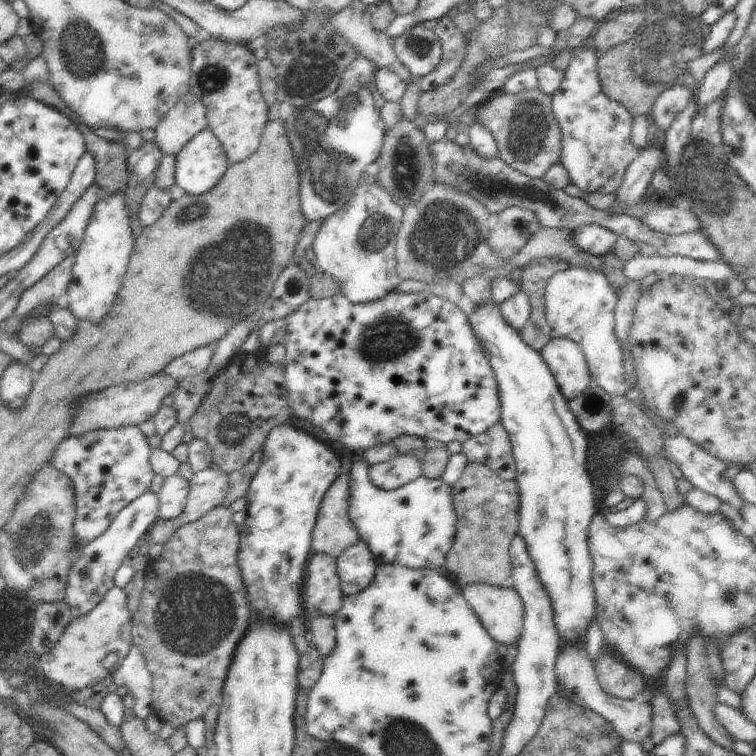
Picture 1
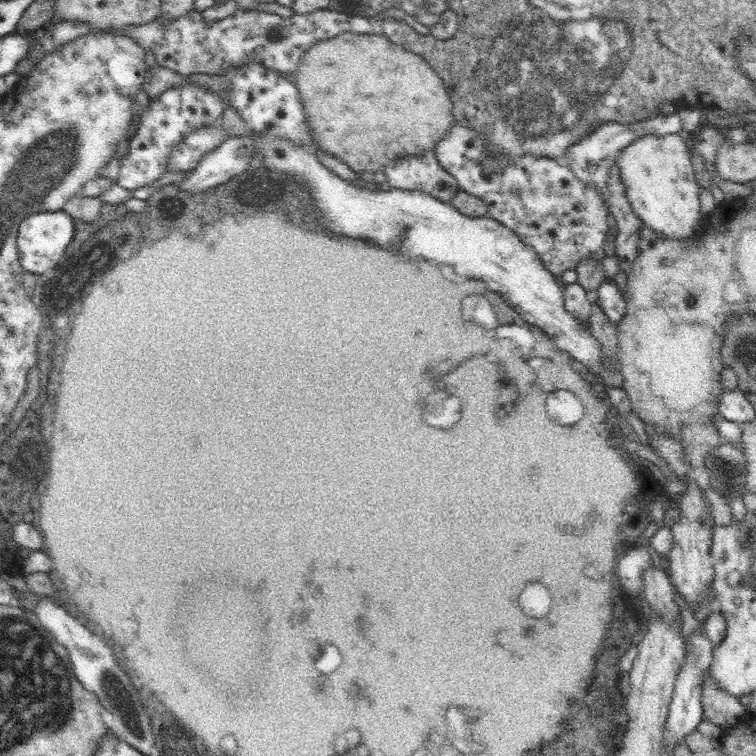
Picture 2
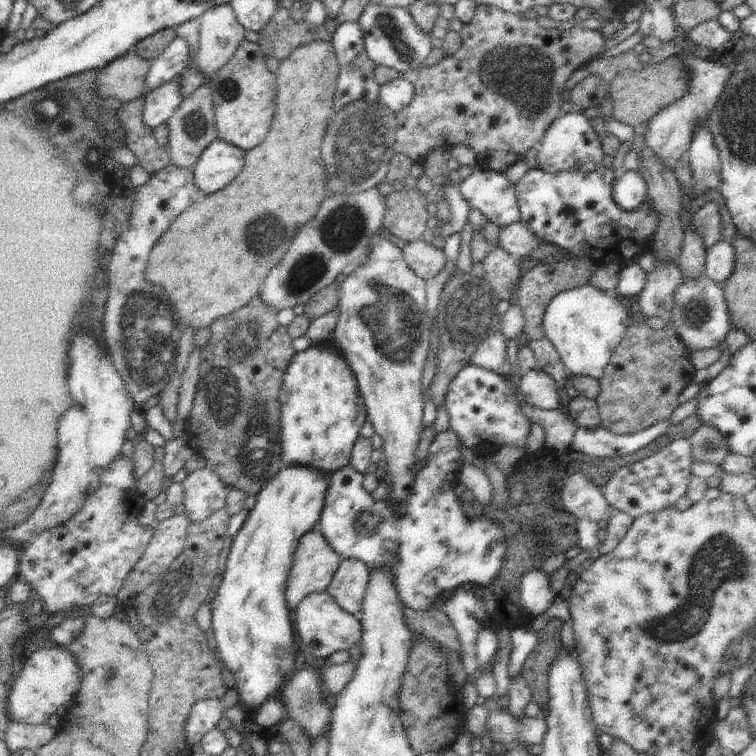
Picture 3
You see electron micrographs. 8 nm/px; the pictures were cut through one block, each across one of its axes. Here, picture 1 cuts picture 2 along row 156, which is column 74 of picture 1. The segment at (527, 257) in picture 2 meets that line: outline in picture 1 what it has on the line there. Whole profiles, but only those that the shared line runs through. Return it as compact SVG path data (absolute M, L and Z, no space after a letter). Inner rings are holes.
M115 193L95 204L94 212L86 227L82 244L77 250L67 288L68 309L78 320L92 320L100 324L114 306L120 282L126 274L135 238L130 228L129 209L125 205L125 193Z

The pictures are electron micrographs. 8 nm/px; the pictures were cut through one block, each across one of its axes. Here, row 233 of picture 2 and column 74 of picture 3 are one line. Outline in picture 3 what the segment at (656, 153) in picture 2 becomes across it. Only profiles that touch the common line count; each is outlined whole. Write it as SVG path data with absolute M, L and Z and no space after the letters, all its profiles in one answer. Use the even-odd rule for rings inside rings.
M42 646L25 664L16 669L16 677L9 692L9 718L11 721L38 725L48 722L59 707L73 703L81 688L83 672L77 658L66 647Z

